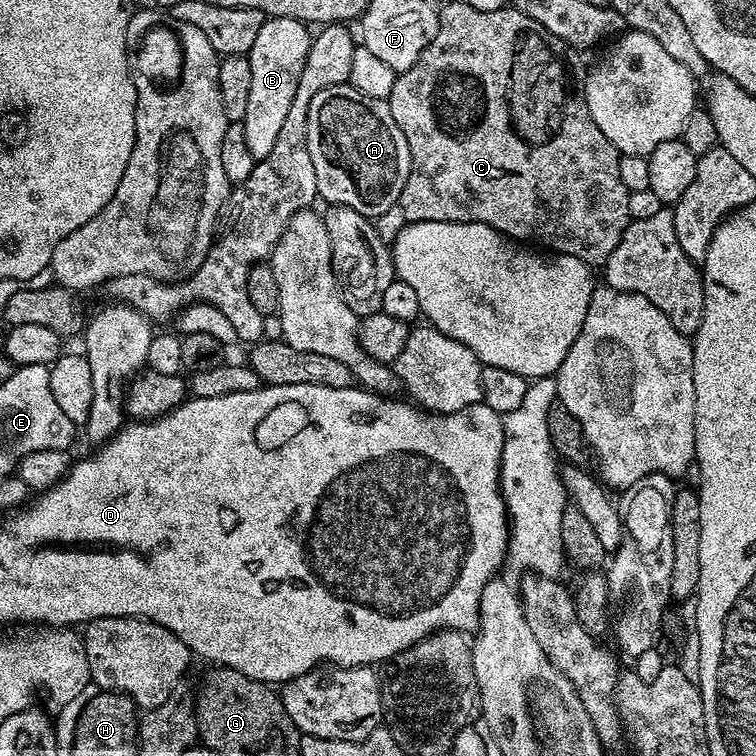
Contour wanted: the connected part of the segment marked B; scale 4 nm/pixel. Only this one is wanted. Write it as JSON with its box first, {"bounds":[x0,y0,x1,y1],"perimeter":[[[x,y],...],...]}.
{"bounds":[242,16,313,161],"perimeter":[[[274,16],[265,19],[262,30],[258,30],[258,38],[254,38],[254,46],[246,54],[250,62],[250,99],[242,123],[246,130],[246,146],[256,161],[274,150],[274,141],[282,131],[290,102],[294,102],[312,38],[313,33],[304,21]]]}

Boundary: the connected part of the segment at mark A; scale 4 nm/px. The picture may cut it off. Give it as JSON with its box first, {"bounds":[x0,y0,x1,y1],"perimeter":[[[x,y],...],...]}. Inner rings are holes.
{"bounds":[308,83,412,218],"perimeter":[[[349,83],[330,86],[314,94],[314,102],[310,102],[308,124],[316,126],[316,118],[320,118],[322,126],[336,136],[358,178],[362,196],[366,198],[362,200],[364,216],[377,218],[386,215],[391,208],[393,211],[400,203],[412,159],[410,146],[406,146],[406,134],[398,130],[398,122],[394,122],[394,114],[390,114],[388,101],[370,98],[354,90]]]}

